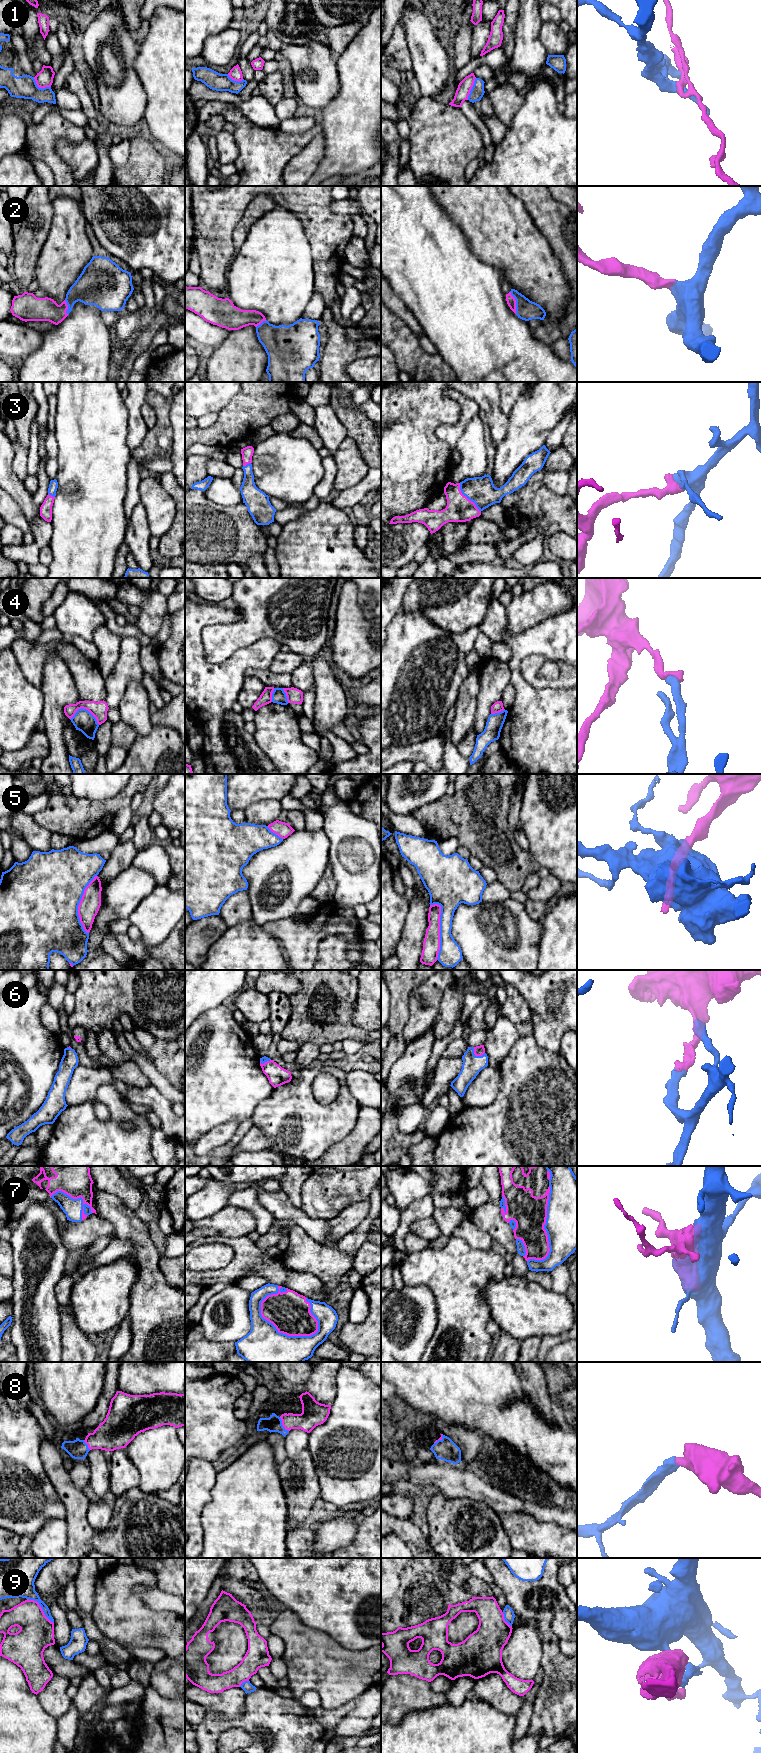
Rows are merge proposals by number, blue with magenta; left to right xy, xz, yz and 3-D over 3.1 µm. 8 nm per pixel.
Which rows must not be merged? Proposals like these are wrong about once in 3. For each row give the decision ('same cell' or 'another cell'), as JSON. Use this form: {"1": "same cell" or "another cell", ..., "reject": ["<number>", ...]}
{"1": "another cell", "2": "same cell", "3": "same cell", "4": "another cell", "5": "another cell", "6": "same cell", "7": "same cell", "8": "same cell", "9": "another cell", "reject": ["1", "4", "5", "9"]}

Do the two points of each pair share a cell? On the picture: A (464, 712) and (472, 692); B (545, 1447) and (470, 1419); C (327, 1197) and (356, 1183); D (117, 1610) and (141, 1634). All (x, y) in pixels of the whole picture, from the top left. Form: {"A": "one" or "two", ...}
{"A": "one", "B": "one", "C": "one", "D": "one"}

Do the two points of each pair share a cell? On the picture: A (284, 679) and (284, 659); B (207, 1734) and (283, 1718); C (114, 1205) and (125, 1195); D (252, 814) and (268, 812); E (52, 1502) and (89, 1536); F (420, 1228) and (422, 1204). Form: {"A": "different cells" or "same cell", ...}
{"A": "different cells", "B": "same cell", "C": "different cells", "D": "same cell", "E": "different cells", "F": "different cells"}

